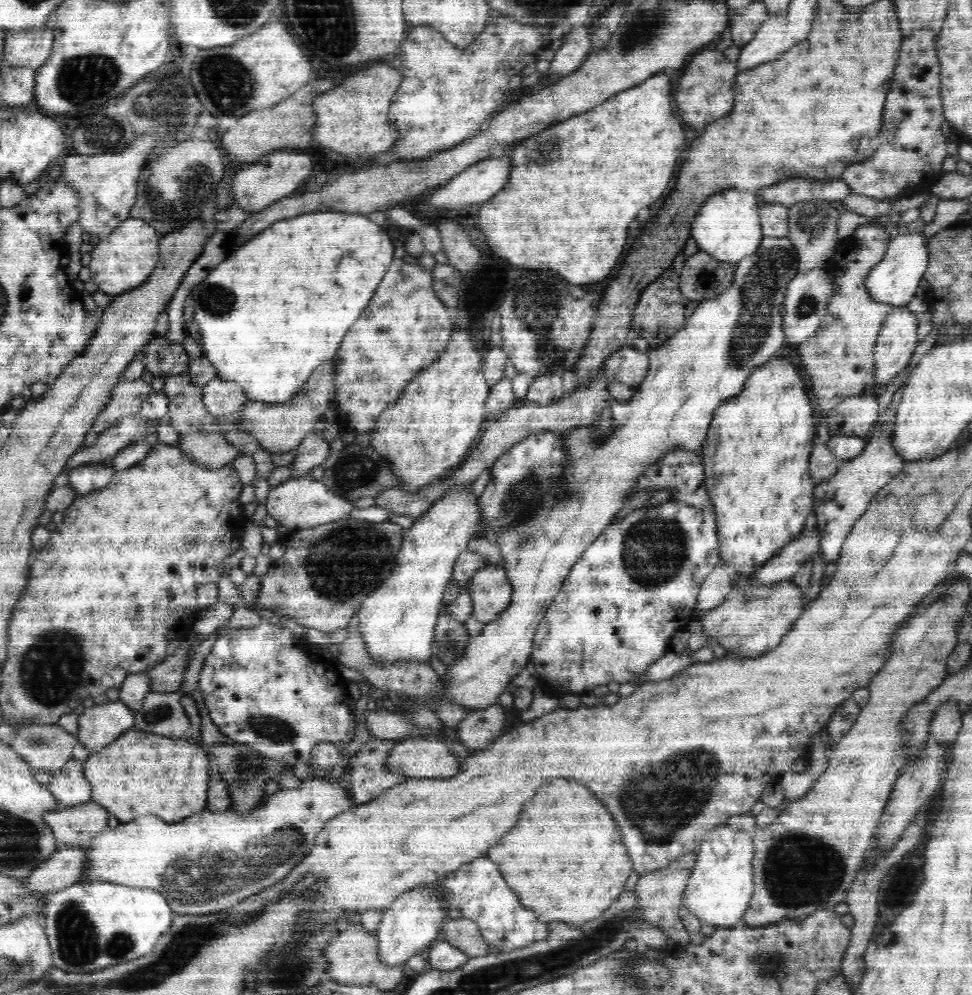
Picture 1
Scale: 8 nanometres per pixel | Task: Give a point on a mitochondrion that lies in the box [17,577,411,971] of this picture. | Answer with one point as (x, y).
(204, 875)

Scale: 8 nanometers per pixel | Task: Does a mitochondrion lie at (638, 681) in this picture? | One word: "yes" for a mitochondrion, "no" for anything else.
no

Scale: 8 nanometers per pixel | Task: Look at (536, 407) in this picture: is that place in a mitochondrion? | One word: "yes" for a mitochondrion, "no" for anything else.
no

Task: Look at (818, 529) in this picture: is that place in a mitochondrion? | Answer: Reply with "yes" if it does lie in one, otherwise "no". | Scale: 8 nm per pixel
no

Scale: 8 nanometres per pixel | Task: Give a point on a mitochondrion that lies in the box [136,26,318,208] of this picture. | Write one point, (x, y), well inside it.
(227, 84)

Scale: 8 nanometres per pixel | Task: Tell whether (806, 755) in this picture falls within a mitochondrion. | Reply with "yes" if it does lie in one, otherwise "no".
no

